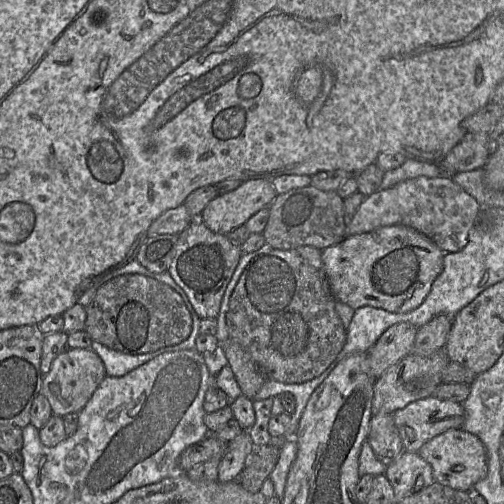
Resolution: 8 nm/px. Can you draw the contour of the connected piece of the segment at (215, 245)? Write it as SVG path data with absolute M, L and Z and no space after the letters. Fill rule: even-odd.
M194 219L178 234L176 253L168 269L174 281L185 291L201 319L217 318L227 285L242 255L225 234L211 231L202 221Z

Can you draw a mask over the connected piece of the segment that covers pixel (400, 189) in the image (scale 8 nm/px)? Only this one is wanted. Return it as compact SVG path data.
M452 175L438 178L420 176L402 181L391 188L378 190L367 196L353 215L344 213L344 223L347 237L371 232L381 227L404 225L422 233L431 239L443 252L448 253L459 252L466 246L469 231L478 221L478 214L479 204L477 200L457 185L452 179Z

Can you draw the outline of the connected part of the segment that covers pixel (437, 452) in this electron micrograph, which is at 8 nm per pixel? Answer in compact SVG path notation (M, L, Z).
M451 428L432 438L417 452L433 470L434 480L456 490L470 491L488 473L487 451L482 441L463 428Z

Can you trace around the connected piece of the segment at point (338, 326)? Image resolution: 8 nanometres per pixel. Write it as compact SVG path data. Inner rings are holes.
M266 243L248 256L253 256L253 259L249 261L230 296L226 314L229 338L250 355L268 379L298 384L320 376L338 361L347 338L347 329L335 310L336 299L329 286L321 250L312 246L279 250Z

